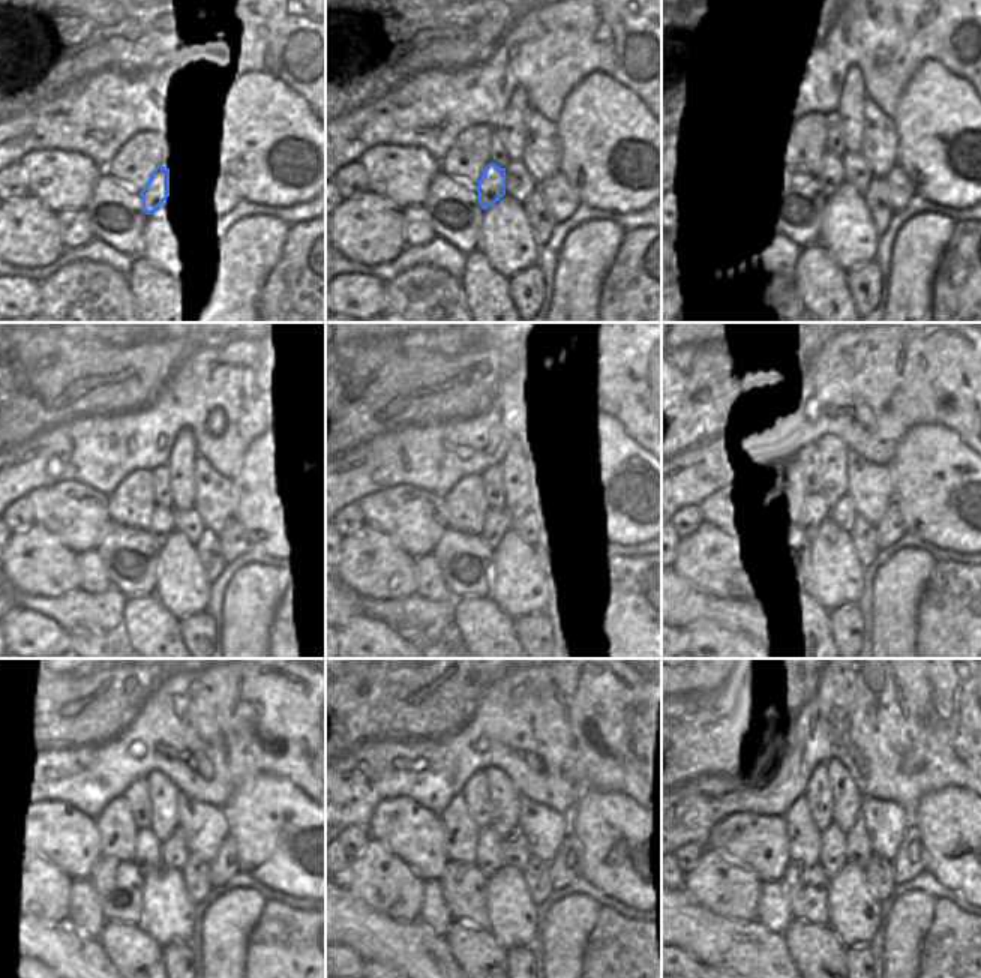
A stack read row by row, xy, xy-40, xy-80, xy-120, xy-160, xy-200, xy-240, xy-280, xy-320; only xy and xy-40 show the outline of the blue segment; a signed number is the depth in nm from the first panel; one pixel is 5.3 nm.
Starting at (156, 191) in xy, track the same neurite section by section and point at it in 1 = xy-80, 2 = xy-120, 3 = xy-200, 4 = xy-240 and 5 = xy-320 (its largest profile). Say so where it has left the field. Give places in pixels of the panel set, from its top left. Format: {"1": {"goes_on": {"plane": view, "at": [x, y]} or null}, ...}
{"1": {"goes_on": {"plane": "xy-80", "at": [831, 179]}}, "2": {"goes_on": {"plane": "xy-120", "at": [162, 522]}}, "3": {"goes_on": {"plane": "xy-200", "at": [819, 512]}}, "4": {"goes_on": {"plane": "xy-240", "at": [147, 855]}}, "5": {"goes_on": {"plane": "xy-320", "at": [831, 858]}}}

